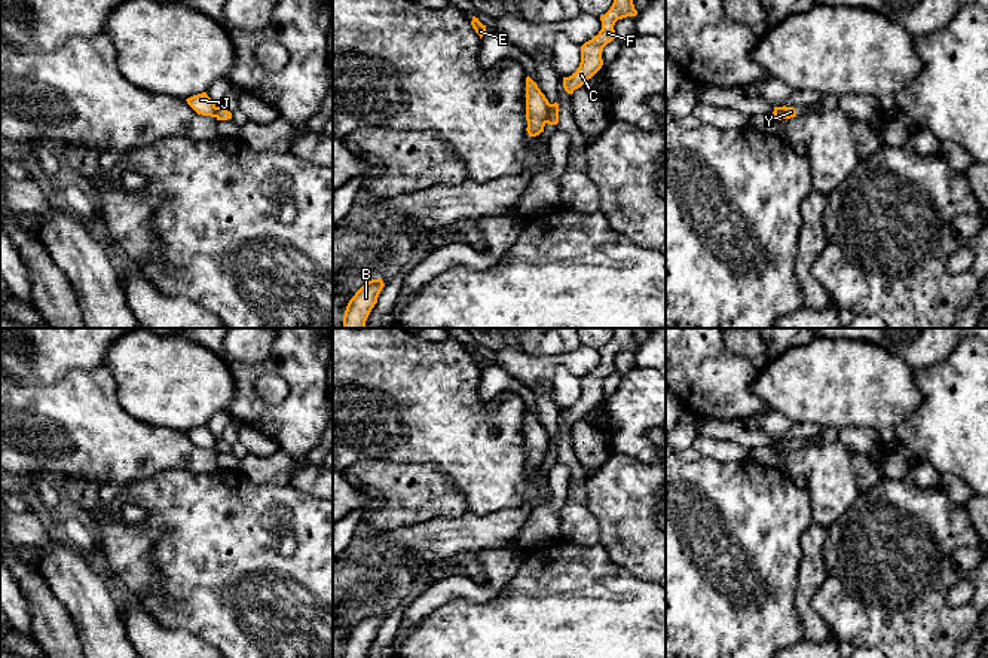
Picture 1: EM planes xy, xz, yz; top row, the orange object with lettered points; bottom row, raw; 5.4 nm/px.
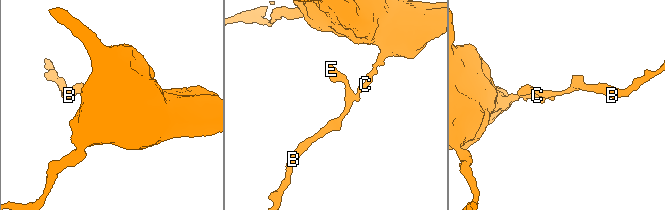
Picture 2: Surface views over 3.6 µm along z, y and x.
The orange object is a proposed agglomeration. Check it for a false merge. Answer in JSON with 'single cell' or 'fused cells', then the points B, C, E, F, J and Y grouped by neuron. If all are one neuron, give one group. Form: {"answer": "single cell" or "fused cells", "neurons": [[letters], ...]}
{"answer": "fused cells", "neurons": [["B", "E", "J"], ["C", "F", "Y"]]}

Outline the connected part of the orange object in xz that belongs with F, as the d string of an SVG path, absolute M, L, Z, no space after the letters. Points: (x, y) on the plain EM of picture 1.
M614 328L611 342L600 349L602 362L597 368L581 379L579 400L572 408L563 410L563 420L568 426L572 428L575 422L581 420L602 401L602 383L615 371L615 355L618 352L637 348L633 333L634 328Z

